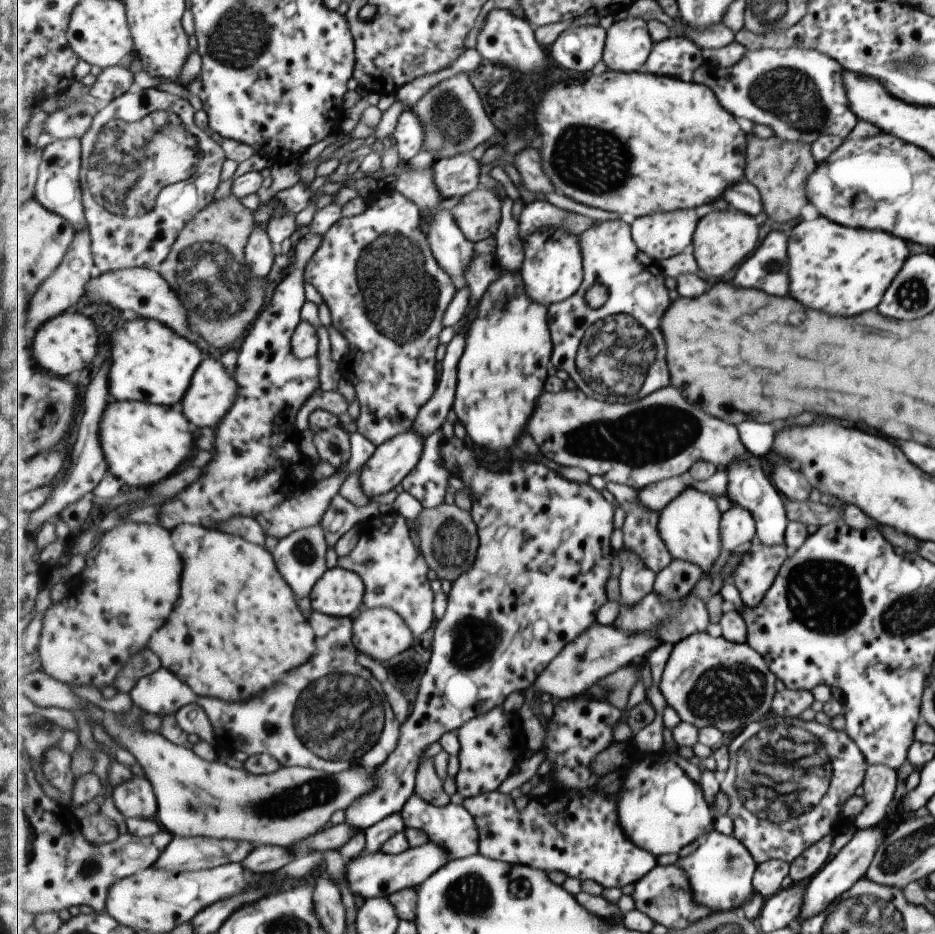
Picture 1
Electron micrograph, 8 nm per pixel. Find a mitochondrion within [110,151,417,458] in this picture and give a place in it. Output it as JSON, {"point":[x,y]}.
{"point":[218,288]}

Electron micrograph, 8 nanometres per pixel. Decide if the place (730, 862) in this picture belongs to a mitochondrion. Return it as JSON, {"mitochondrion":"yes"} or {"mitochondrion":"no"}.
{"mitochondrion":"yes"}

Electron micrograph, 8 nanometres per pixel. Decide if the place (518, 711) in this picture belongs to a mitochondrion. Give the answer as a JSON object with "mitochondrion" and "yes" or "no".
{"mitochondrion":"no"}

